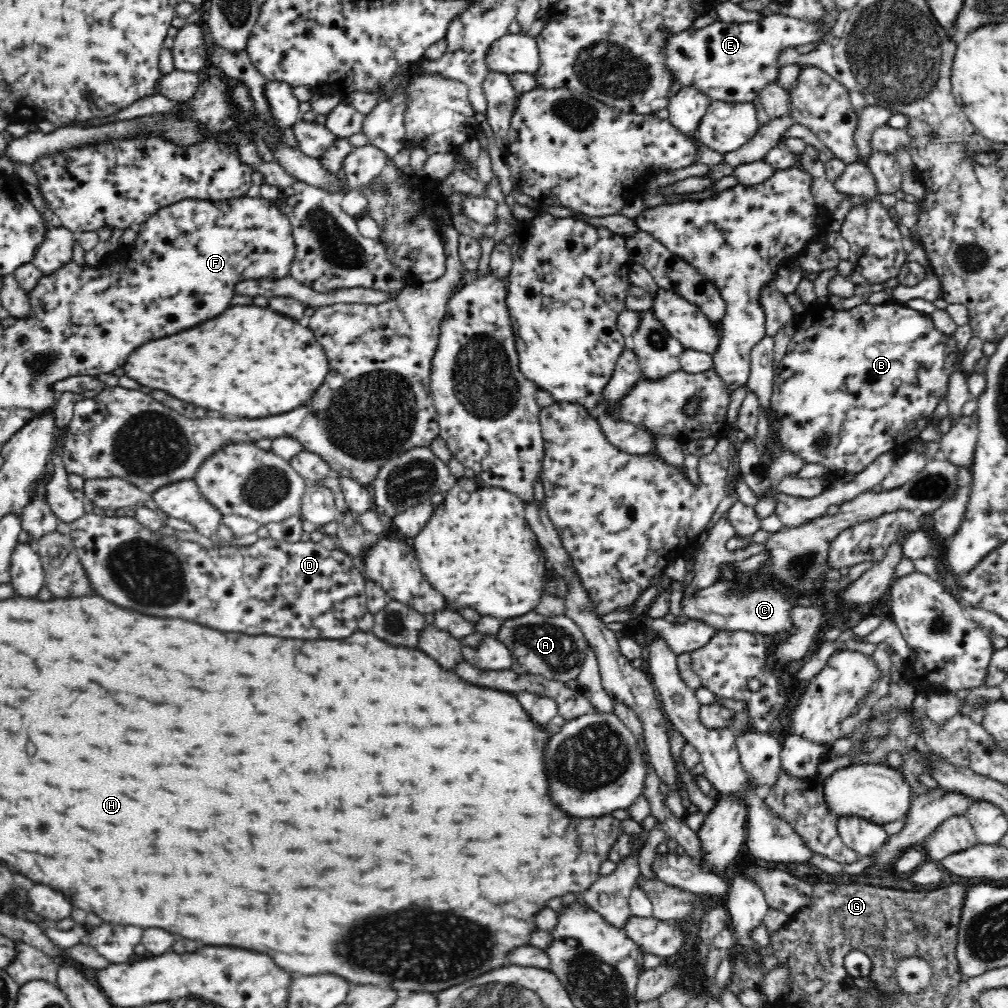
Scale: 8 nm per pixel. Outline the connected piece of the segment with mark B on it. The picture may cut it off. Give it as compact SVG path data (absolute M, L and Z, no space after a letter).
M816 301L816 302L812 302L812 303L811 303L811 304L810 304L810 305L809 305L809 306L808 306L808 307L810 307L810 308L811 308L811 312L812 312L812 315L811 315L811 318L810 318L810 320L808 320L808 322L801 322L801 321L800 321L800 323L799 323L799 325L798 325L798 327L797 327L797 330L796 330L796 332L795 332L795 333L794 333L794 334L793 334L793 335L792 335L792 336L791 336L791 338L790 338L790 340L789 340L789 343L788 343L788 345L787 345L787 351L786 351L786 353L785 353L785 355L784 355L784 356L783 356L783 358L782 358L782 359L781 359L781 360L780 360L780 362L778 362L778 364L777 364L777 366L776 366L776 369L775 369L775 376L774 376L774 384L772 384L772 396L770 396L770 407L772 407L772 413L774 413L774 424L772 424L772 426L770 426L770 428L769 428L769 433L768 433L768 440L767 440L767 443L766 443L766 444L767 444L767 446L766 446L766 453L767 453L767 454L768 454L768 455L769 455L769 456L770 456L770 465L769 465L769 466L764 466L764 467L763 467L763 468L762 468L762 470L760 470L760 471L762 471L762 472L765 472L765 471L763 471L763 469L764 469L764 470L765 470L765 469L769 469L769 468L770 468L770 466L772 466L772 455L770 455L770 451L768 451L768 443L775 443L775 442L776 442L776 441L780 441L780 443L782 443L782 444L783 444L783 446L785 446L785 450L789 450L789 451L792 451L792 452L793 452L793 454L798 454L798 455L799 455L799 456L800 456L800 457L801 457L801 458L802 458L802 459L803 459L803 460L804 460L804 463L805 463L805 464L809 464L809 463L818 463L818 464L821 464L821 465L824 465L824 467L826 467L826 469L828 469L828 473L827 473L827 476L830 476L830 475L833 475L833 473L836 473L836 472L837 472L837 471L839 471L839 470L844 470L844 471L846 471L846 472L850 472L850 473L854 473L854 475L857 475L857 474L858 474L858 473L860 473L860 472L863 472L863 470L864 470L864 469L866 469L866 468L867 468L867 467L868 467L868 466L869 466L869 465L870 465L870 464L872 464L872 462L874 462L874 460L877 460L877 459L878 459L878 458L879 458L879 457L880 457L880 456L881 456L881 455L884 455L884 454L887 454L887 452L891 452L891 451L892 451L892 450L893 450L893 449L894 449L894 447L895 447L895 446L898 446L898 445L901 445L901 444L904 444L904 442L911 442L911 441L912 441L912 440L913 440L913 439L914 439L914 438L916 438L916 437L918 437L918 436L919 436L919 434L920 434L920 433L921 433L921 432L922 432L922 431L923 431L923 430L924 430L924 429L925 429L925 426L926 426L926 425L927 425L927 424L928 424L928 423L929 423L929 422L931 422L931 421L933 421L933 419L934 419L934 416L933 416L933 414L934 414L934 410L936 410L936 406L938 406L938 404L940 404L940 400L942 400L942 398L944 398L944 396L946 396L946 394L948 394L948 380L950 380L950 376L952 376L952 374L954 374L954 373L955 373L955 372L956 372L956 364L958 364L958 341L956 341L956 337L954 337L954 335L953 335L953 334L952 334L952 335L946 335L946 334L944 334L944 333L942 333L942 332L940 332L940 330L938 330L938 329L936 329L936 327L934 327L934 323L933 323L933 320L932 320L932 317L931 317L931 315L924 315L924 314L921 314L921 313L920 313L920 312L918 312L918 310L914 310L914 309L912 309L912 308L910 308L910 307L908 307L908 305L907 305L907 304L905 304L905 303L901 303L901 302L895 302L895 301L891 301L891 302L887 302L887 303L882 303L882 304L881 304L881 305L878 305L878 304L876 304L876 305L872 305L872 304L869 304L869 303L867 303L867 302L866 302L866 303L862 303L862 304L859 304L859 305L858 305L858 306L854 306L854 308L849 308L849 309L846 309L846 310L842 310L842 309L834 309L834 308L832 308L832 306L830 306L830 304L829 304L829 303L820 303L820 302L817 302L817 301Z

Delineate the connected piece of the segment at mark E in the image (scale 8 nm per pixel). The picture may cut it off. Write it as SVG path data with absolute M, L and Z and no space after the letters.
M826 10L826 16L820 23L799 20L774 14L772 17L764 17L758 22L744 22L744 24L730 24L729 22L714 22L707 28L696 30L694 28L674 34L665 41L666 67L670 68L672 80L678 80L681 88L686 85L694 85L700 93L708 95L711 100L719 102L750 102L759 96L759 92L768 84L777 80L780 66L777 66L777 56L784 48L796 48L801 45L820 42L827 33L834 29L838 21L837 10Z

